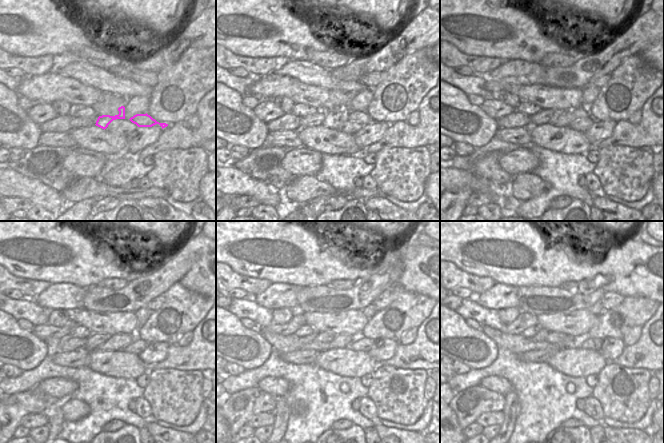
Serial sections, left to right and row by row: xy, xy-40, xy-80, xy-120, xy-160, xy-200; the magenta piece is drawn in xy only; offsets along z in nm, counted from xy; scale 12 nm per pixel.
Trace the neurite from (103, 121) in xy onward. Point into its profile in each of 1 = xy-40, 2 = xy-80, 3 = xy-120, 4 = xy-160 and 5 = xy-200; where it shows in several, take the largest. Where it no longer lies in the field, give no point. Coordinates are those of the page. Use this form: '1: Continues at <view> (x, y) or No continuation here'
1: Continues at xy-40 (332, 120)
2: Continues at xy-80 (561, 118)
3: Continues at xy-120 (116, 342)
4: Continues at xy-160 (284, 344)
5: Continues at xy-200 (518, 344).

